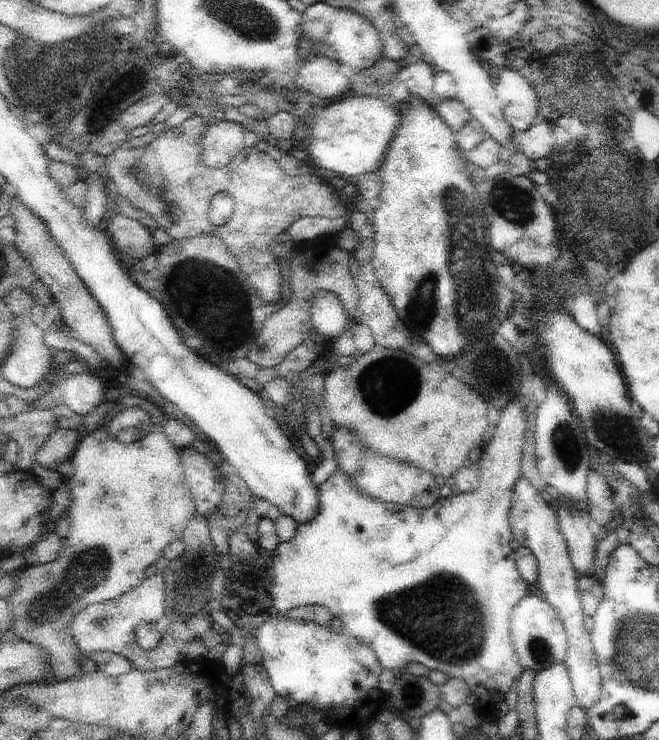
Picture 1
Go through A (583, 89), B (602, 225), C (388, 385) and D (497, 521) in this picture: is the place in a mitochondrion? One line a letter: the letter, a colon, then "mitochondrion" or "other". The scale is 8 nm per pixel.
A: mitochondrion
B: mitochondrion
C: mitochondrion
D: other

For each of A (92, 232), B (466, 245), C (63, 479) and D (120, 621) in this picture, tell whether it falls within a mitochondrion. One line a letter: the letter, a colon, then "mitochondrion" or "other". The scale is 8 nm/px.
A: other
B: mitochondrion
C: other
D: mitochondrion

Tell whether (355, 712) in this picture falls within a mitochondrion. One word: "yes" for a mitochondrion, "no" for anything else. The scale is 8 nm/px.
no

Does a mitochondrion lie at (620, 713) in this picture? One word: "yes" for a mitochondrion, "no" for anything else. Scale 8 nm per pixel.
no

